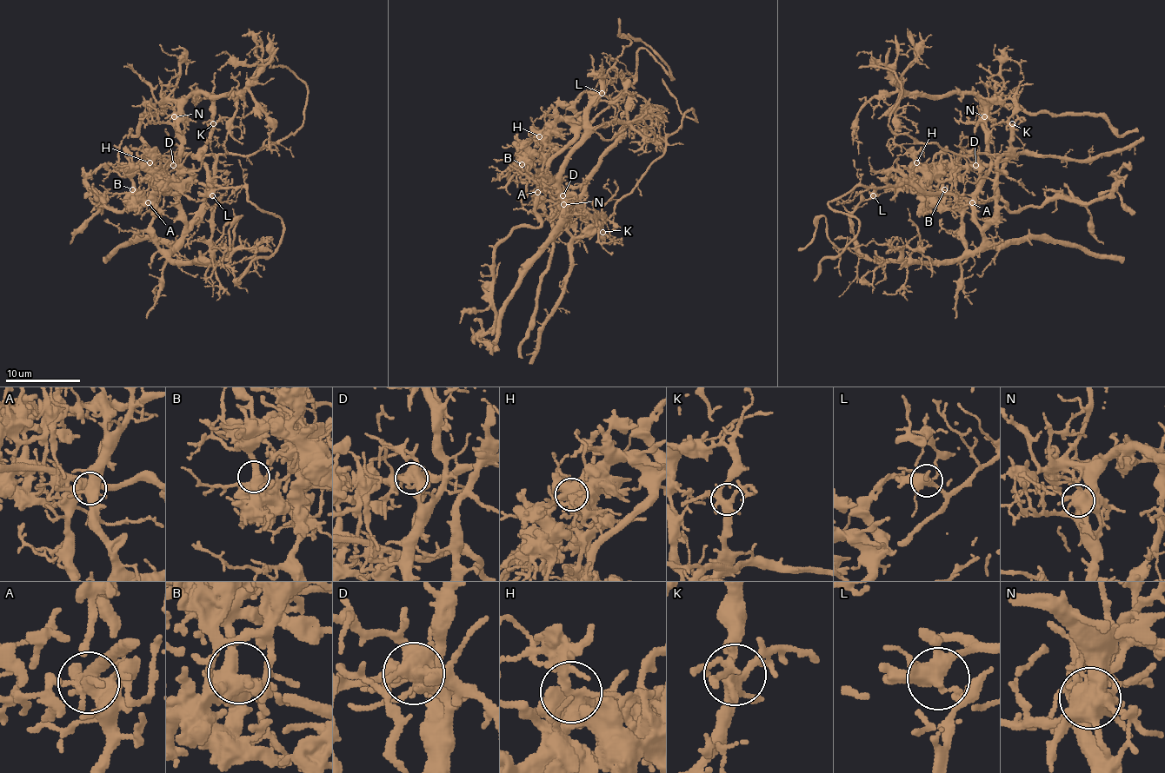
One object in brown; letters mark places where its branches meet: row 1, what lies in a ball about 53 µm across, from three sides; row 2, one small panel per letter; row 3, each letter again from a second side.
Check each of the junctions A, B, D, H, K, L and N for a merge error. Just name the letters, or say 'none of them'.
A, D, L, N

